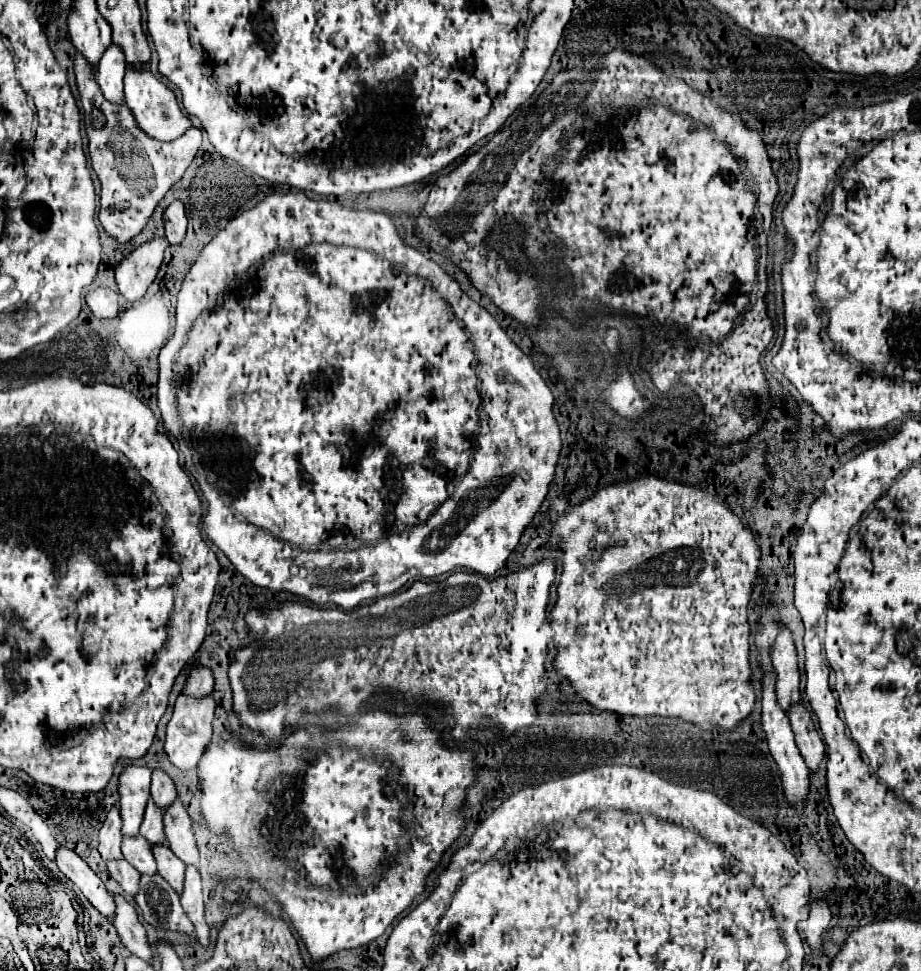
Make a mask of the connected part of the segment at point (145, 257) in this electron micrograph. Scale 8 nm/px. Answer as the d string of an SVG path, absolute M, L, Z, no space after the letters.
M155 237L139 245L123 261L119 261L119 265L115 267L115 281L119 293L127 301L137 301L145 295L149 283L157 275L167 245L169 243L163 237Z

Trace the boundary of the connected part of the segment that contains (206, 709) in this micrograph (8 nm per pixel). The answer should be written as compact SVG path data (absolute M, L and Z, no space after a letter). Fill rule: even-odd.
M179 693L177 701L175 701L175 709L173 709L173 717L167 725L167 739L165 739L165 751L171 759L171 763L183 771L195 769L197 761L201 759L209 739L211 739L211 721L215 715L215 699L213 695L201 695L201 697L193 697L193 695L185 695Z

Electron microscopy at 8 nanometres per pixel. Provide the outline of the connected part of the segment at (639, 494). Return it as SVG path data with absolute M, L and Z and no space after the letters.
M641 477L641 479L633 479L633 481L625 481L625 483L617 483L617 485L609 485L601 491L597 491L591 499L583 501L581 505L577 507L569 507L561 517L559 521L553 525L553 531L551 531L551 545L559 545L563 551L565 551L565 557L563 557L563 575L561 575L561 583L559 583L559 599L553 607L553 611L549 613L547 621L551 621L551 629L553 629L553 639L557 643L557 657L555 657L555 669L567 677L573 687L577 689L577 695L585 701L589 701L591 705L595 705L595 709L601 709L601 711L615 711L615 713L629 713L629 715L649 715L649 713L655 713L655 715L675 715L675 717L683 717L687 721L693 721L693 723L701 723L703 729L709 729L713 725L719 725L719 727L725 727L725 729L733 729L743 717L749 715L749 711L753 709L753 703L755 703L755 693L753 693L753 687L749 683L751 679L751 671L749 671L749 623L747 623L747 603L749 603L749 593L751 593L751 587L753 587L753 581L755 581L755 575L757 575L757 565L759 565L759 545L757 541L753 539L751 531L745 529L741 525L741 519L737 515L733 515L727 505L723 501L717 501L713 495L709 495L705 489L701 487L691 487L691 485L683 485L683 483L677 483L677 481L667 481L667 479L659 479L659 477Z

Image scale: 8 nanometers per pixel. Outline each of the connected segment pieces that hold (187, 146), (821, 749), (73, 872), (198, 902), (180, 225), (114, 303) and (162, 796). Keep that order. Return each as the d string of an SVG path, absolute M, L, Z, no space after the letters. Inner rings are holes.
M83 55L73 57L73 69L85 115L91 167L101 181L99 221L107 235L119 243L125 243L145 227L147 219L169 187L183 177L185 169L201 147L201 129L189 127L179 139L159 143L135 123L135 117L125 103L115 107L115 103L107 103L107 99L103 99L103 91L99 91L99 83L95 83L97 73L91 71L91 63L87 63Z
M803 701L799 703L791 703L791 707L787 709L787 715L791 719L791 729L795 733L795 743L807 763L807 767L811 771L817 771L823 755L825 755L825 745L815 729L811 711L807 709L807 705Z
M61 845L55 853L55 863L57 863L59 871L65 877L69 877L83 891L83 895L89 899L89 903L97 911L101 911L107 917L111 917L115 913L113 897L105 889L103 881L93 873L93 869L75 851Z
M187 867L185 871L185 881L183 881L183 895L181 895L181 905L189 919L195 925L195 935L201 945L209 943L209 927L205 923L203 915L203 895L201 895L201 875L197 867Z
M175 199L165 209L163 221L165 221L165 237L169 239L169 243L179 243L185 237L185 229L187 229L187 215L183 201Z
M93 287L87 291L85 301L95 317L107 319L107 317L115 317L119 313L119 297L113 289Z
M153 769L153 781L151 781L151 797L155 801L157 807L161 809L167 809L175 797L177 797L177 791L175 791L175 783L173 779L161 771L161 769Z

